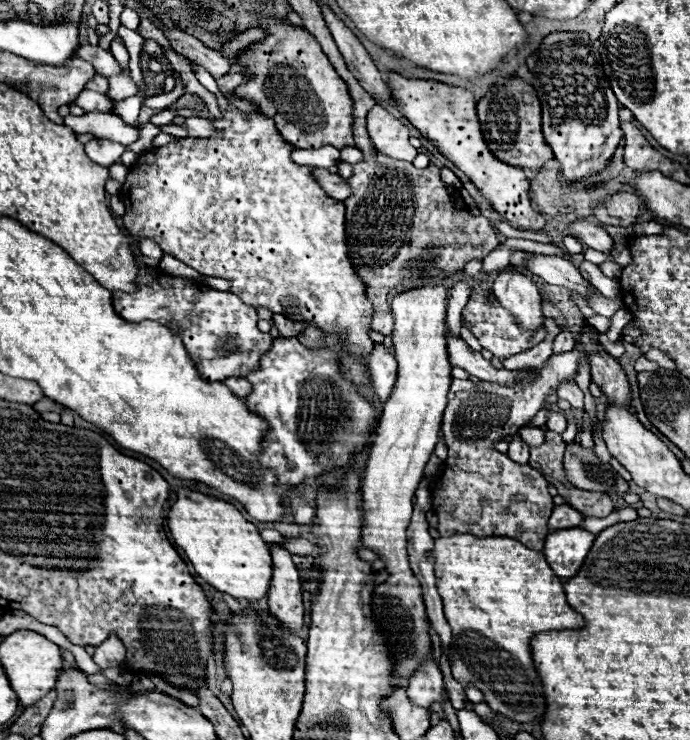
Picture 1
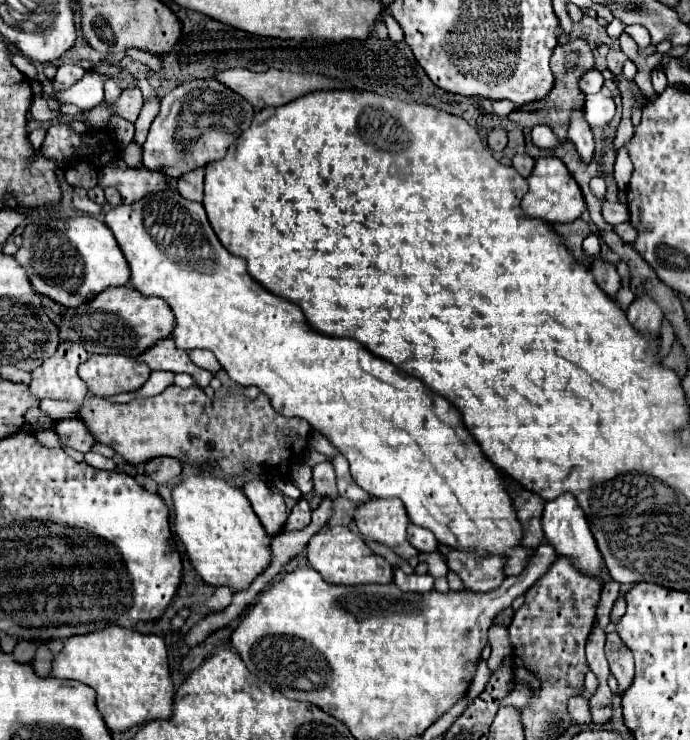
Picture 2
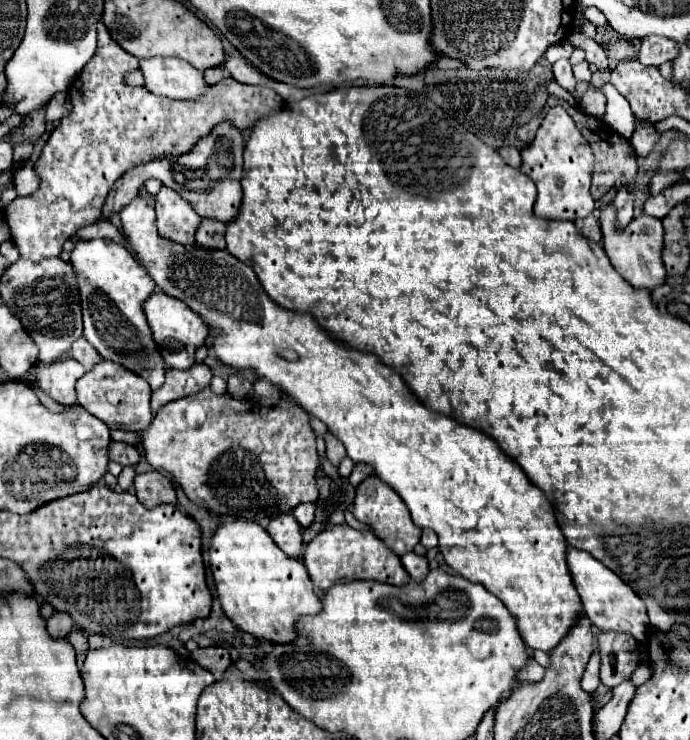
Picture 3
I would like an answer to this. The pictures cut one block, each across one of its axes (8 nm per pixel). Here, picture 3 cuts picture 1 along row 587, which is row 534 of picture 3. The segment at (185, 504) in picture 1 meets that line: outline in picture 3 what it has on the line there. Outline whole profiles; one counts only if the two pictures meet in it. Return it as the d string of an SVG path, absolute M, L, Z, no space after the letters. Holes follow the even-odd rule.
M222 516L222 522L210 540L208 560L224 614L234 626L256 638L266 638L268 642L292 642L296 638L294 622L300 616L316 614L322 608L304 562L286 556L256 522Z

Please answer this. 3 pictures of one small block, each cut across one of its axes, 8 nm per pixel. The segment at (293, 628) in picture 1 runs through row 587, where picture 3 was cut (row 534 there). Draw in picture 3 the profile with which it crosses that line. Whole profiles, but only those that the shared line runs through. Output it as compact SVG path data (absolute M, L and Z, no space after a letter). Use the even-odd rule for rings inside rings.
M280 514L280 516L272 518L268 524L268 534L290 558L300 558L300 554L302 554L302 528L292 514Z

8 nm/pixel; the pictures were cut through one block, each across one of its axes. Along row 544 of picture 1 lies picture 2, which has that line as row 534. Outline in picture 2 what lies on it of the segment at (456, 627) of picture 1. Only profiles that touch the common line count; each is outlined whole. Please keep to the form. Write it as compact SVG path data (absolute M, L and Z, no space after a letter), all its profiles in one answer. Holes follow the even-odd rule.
M168 188L168 192L162 192L162 194L154 194L154 196L148 196L140 202L134 202L134 204L120 204L116 208L110 208L106 212L106 224L108 228L112 230L112 234L116 236L128 264L130 264L130 270L132 270L132 278L130 278L130 284L146 294L146 296L160 296L164 298L172 312L176 314L176 328L174 328L174 342L178 348L182 350L194 350L194 348L200 348L200 350L210 350L214 352L216 360L220 362L220 366L226 370L226 374L238 382L240 386L256 386L260 392L264 392L274 410L278 410L282 416L290 416L290 418L302 418L306 420L314 430L318 430L322 436L326 436L336 448L338 452L348 460L350 464L350 474L354 478L354 482L366 490L370 496L378 496L378 498L400 498L404 502L404 508L408 512L408 518L412 524L416 526L422 526L430 532L434 532L436 540L440 544L446 544L448 548L456 548L456 550L470 550L472 554L502 554L506 558L506 576L518 576L522 574L522 566L524 566L524 560L530 562L530 558L536 554L536 550L526 550L526 546L522 546L522 524L518 522L518 518L514 518L514 506L512 506L512 498L506 490L506 480L504 480L504 474L486 458L486 454L482 452L482 448L478 446L476 438L470 436L470 432L466 430L464 426L464 420L462 420L462 414L458 412L456 406L452 406L444 396L432 392L422 380L406 374L404 370L398 370L394 364L386 362L386 360L380 360L378 356L374 356L370 350L366 350L360 342L352 340L352 338L334 338L334 336L326 336L326 334L320 334L316 332L300 306L296 306L294 302L290 304L290 300L284 300L272 292L268 292L264 286L260 286L258 282L252 280L252 276L248 274L246 270L246 260L240 258L240 256L234 256L230 254L222 244L220 240L216 238L208 218L206 218L206 212L204 212L204 206L198 204L198 202L190 202L186 198L182 198L176 190Z

